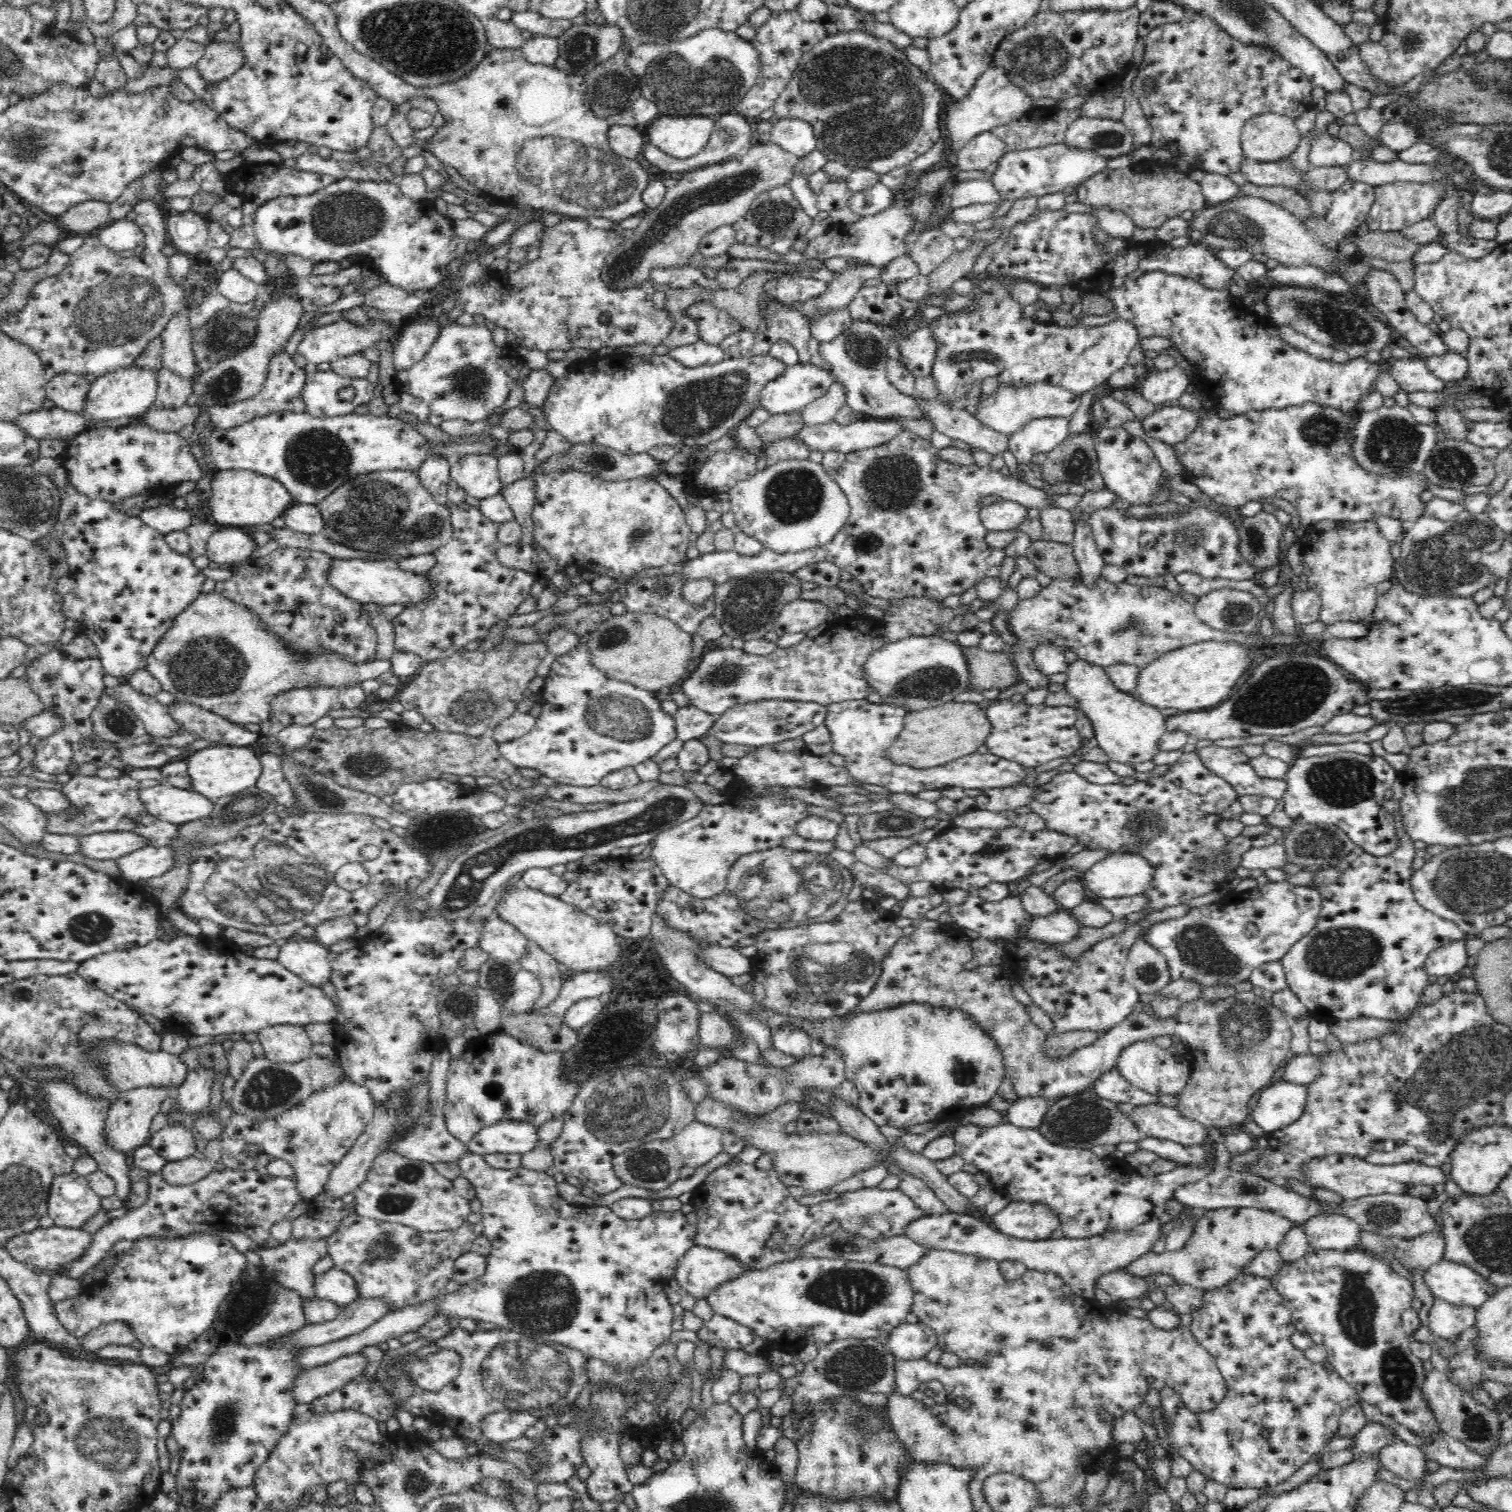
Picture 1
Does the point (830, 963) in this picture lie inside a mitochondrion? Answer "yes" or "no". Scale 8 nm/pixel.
yes

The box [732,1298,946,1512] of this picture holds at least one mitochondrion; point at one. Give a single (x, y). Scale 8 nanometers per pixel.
(856, 1366)

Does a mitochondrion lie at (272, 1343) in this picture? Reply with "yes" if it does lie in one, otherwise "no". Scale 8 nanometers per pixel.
no

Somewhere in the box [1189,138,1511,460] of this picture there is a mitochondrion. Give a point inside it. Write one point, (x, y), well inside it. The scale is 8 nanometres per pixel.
(1343, 324)

